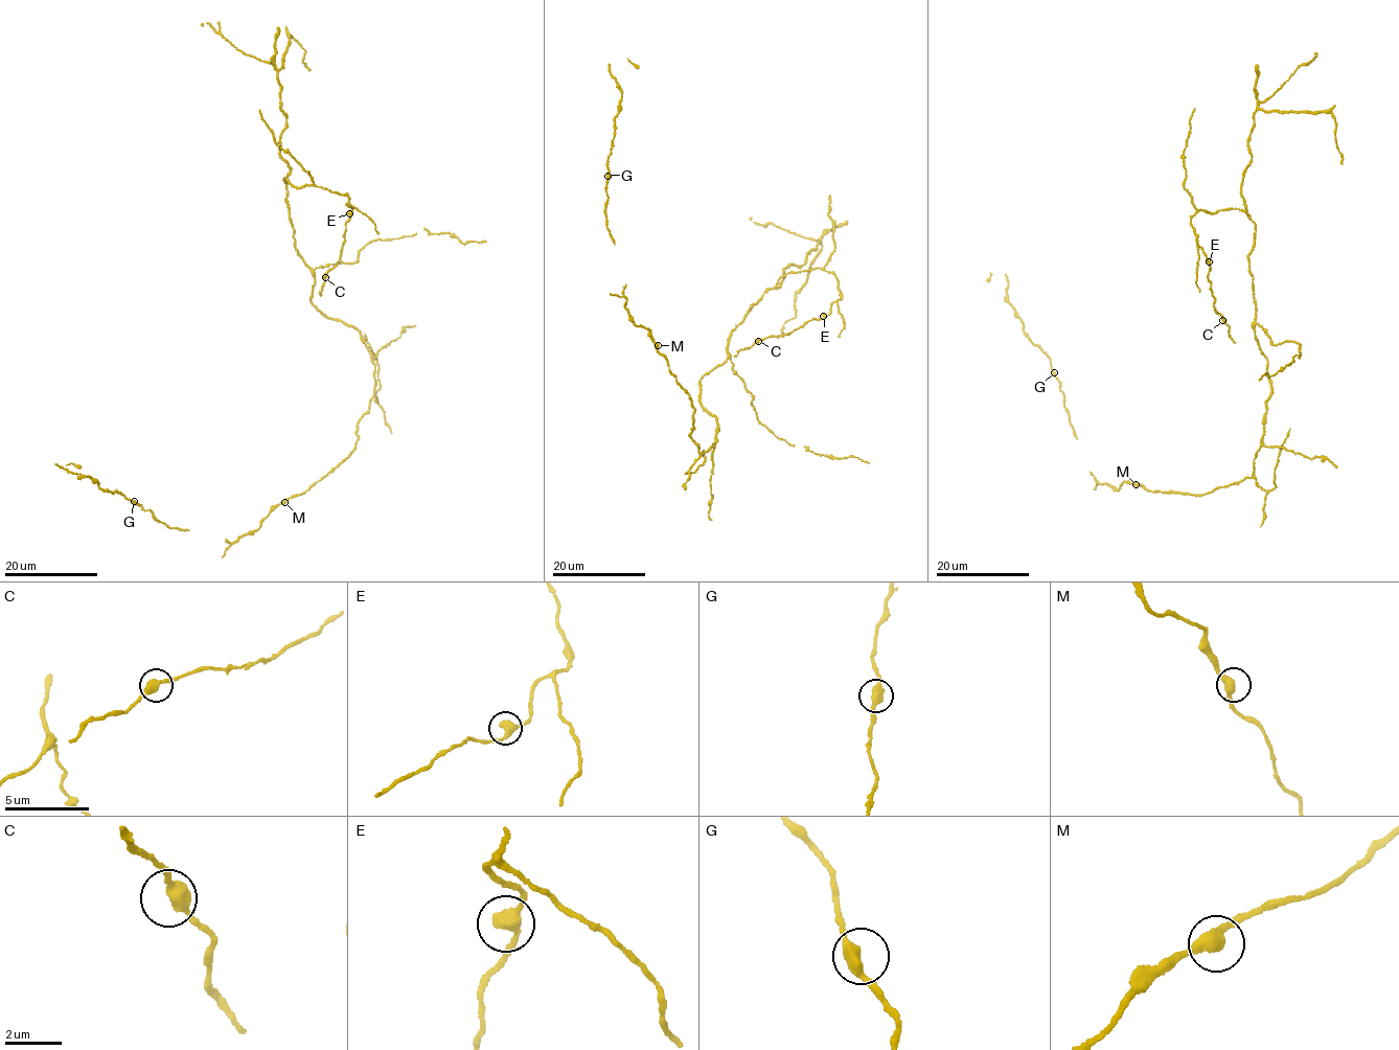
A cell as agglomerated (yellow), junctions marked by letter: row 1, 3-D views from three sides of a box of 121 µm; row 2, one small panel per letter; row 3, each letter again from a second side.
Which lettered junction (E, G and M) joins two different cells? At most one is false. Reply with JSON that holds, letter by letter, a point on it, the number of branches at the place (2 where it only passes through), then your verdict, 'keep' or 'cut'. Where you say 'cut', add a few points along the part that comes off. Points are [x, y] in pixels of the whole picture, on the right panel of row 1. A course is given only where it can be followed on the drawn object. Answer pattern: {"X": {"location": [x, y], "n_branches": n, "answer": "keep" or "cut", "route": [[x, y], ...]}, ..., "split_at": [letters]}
{"E": {"location": [1209, 261], "n_branches": 2, "answer": "keep"}, "G": {"location": [1054, 372], "n_branches": 2, "answer": "keep"}, "M": {"location": [1136, 484], "n_branches": 2, "answer": "keep"}, "split_at": []}

